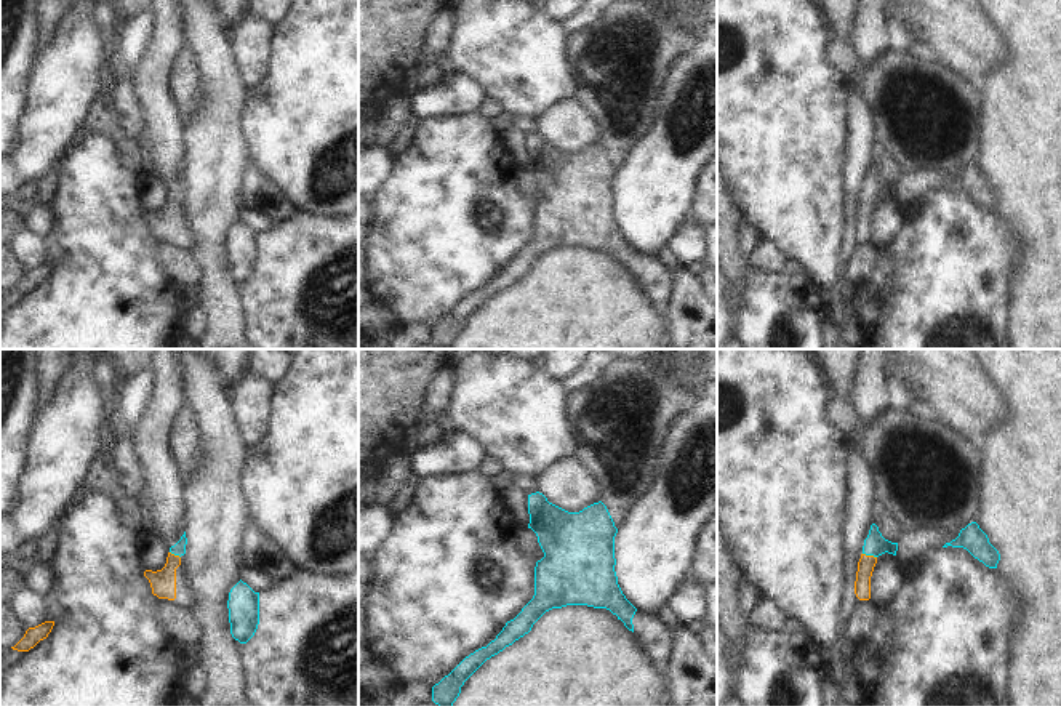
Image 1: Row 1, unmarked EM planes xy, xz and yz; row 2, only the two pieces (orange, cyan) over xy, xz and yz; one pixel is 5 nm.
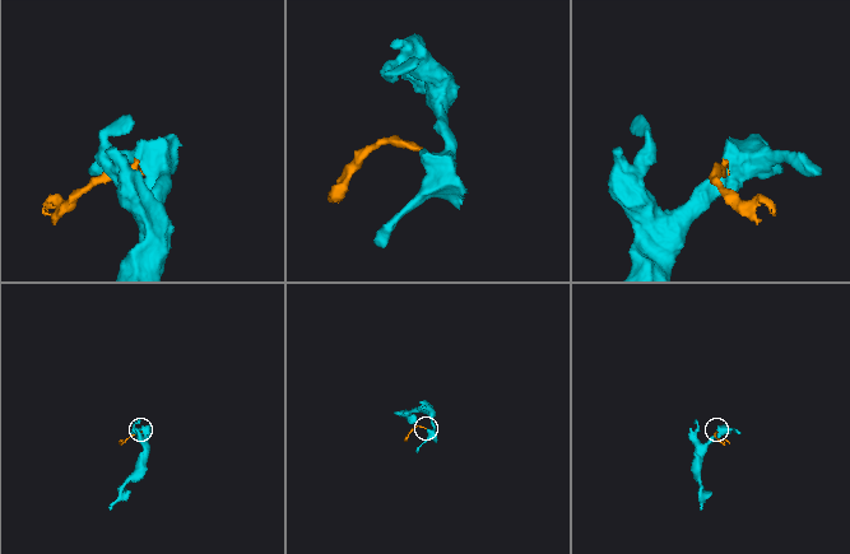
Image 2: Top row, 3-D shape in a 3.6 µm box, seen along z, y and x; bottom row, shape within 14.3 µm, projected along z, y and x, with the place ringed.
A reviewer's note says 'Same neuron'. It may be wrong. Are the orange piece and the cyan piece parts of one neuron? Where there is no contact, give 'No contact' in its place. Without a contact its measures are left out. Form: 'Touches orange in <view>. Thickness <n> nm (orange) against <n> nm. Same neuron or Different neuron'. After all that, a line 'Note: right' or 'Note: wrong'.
Touches orange in yz. Thickness 90 nm (orange) against 110 nm. Same neuron
Note: right

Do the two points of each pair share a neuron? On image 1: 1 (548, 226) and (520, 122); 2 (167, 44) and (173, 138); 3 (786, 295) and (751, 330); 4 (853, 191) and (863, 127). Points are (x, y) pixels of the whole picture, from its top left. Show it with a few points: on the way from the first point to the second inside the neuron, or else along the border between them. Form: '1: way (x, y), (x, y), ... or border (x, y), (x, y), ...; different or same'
1: border (536, 132), (528, 136); different
2: way (159, 68), (159, 104), (164, 114); same
3: way (778, 303), (759, 322); same
4: way (853, 175), (860, 143); same

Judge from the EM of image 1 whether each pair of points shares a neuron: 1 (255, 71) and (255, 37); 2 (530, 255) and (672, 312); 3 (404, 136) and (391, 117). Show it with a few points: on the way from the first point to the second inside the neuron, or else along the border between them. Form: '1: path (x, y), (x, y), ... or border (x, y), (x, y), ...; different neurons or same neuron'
1: path (255, 63), (255, 45); same neuron
2: border (671, 274), (671, 287), (661, 312); different neurons
3: border (412, 114), (388, 146); different neurons

